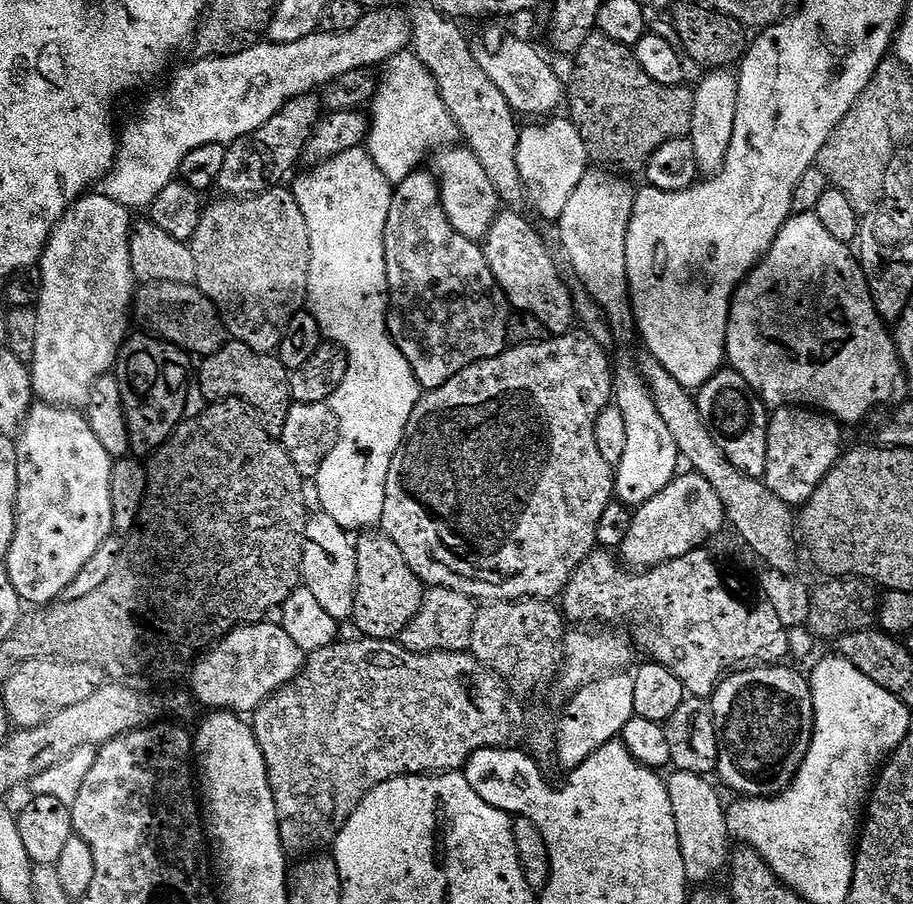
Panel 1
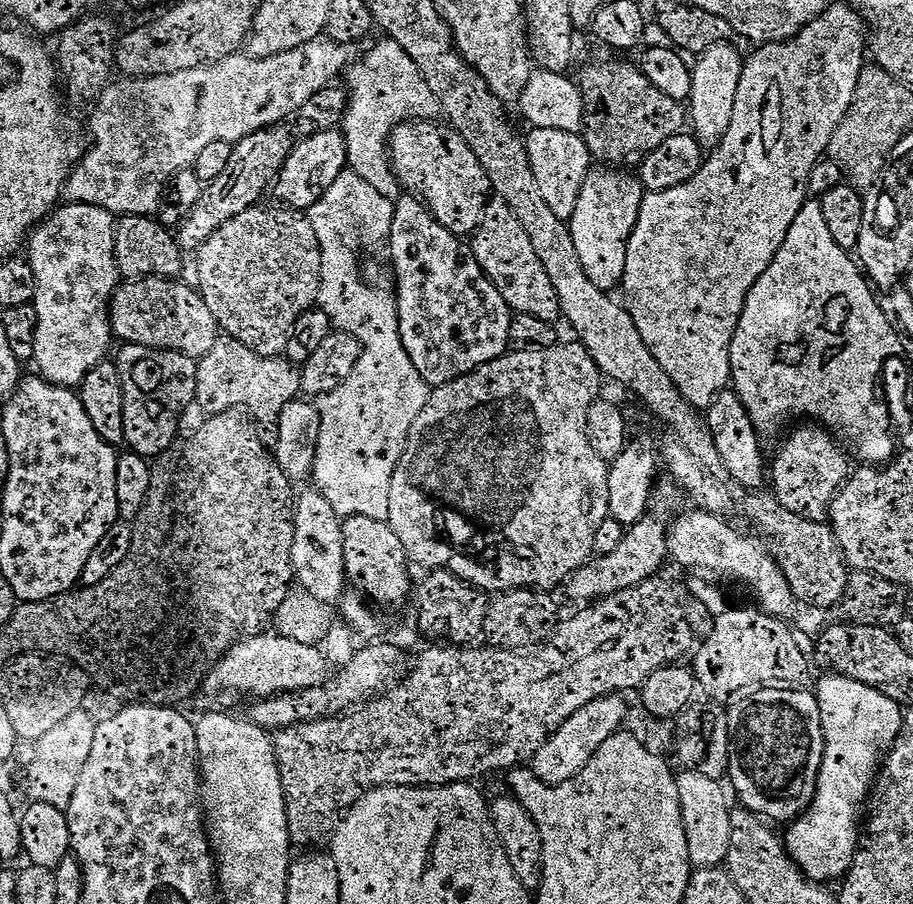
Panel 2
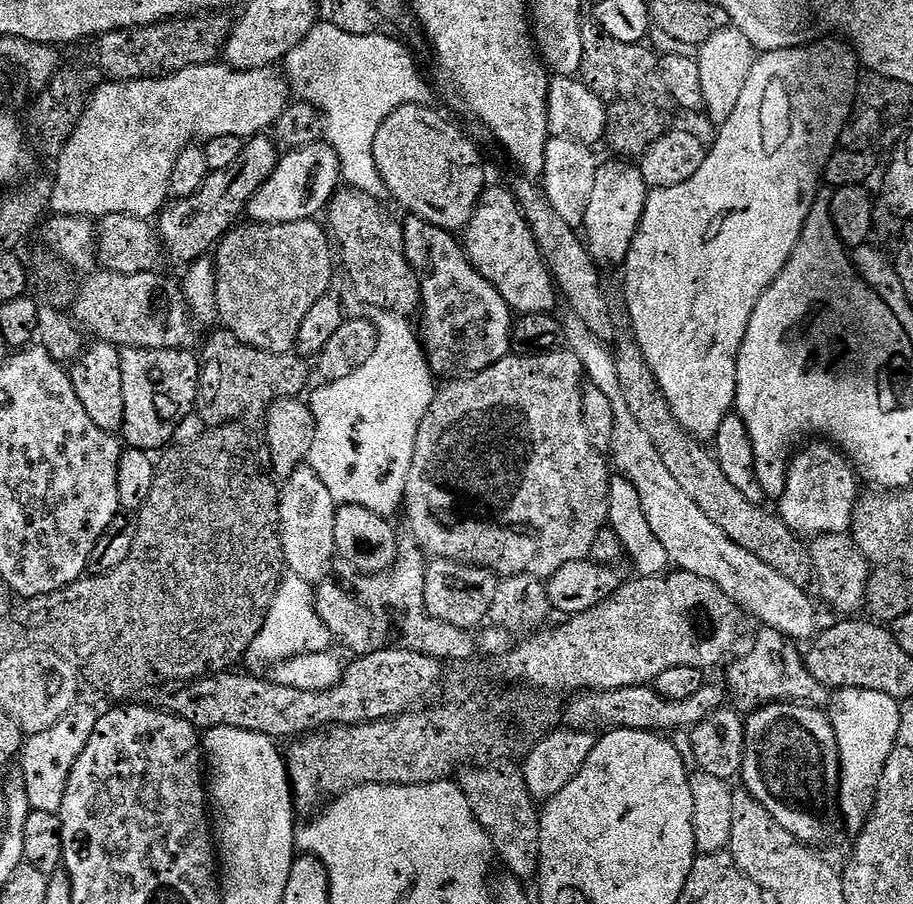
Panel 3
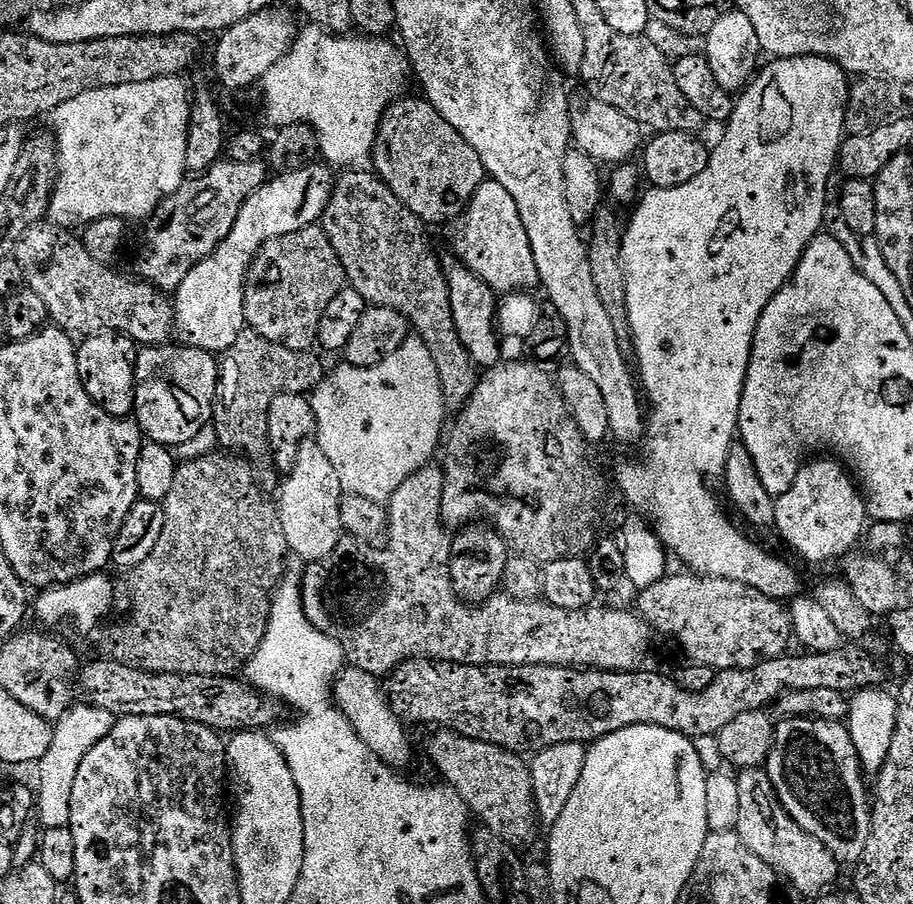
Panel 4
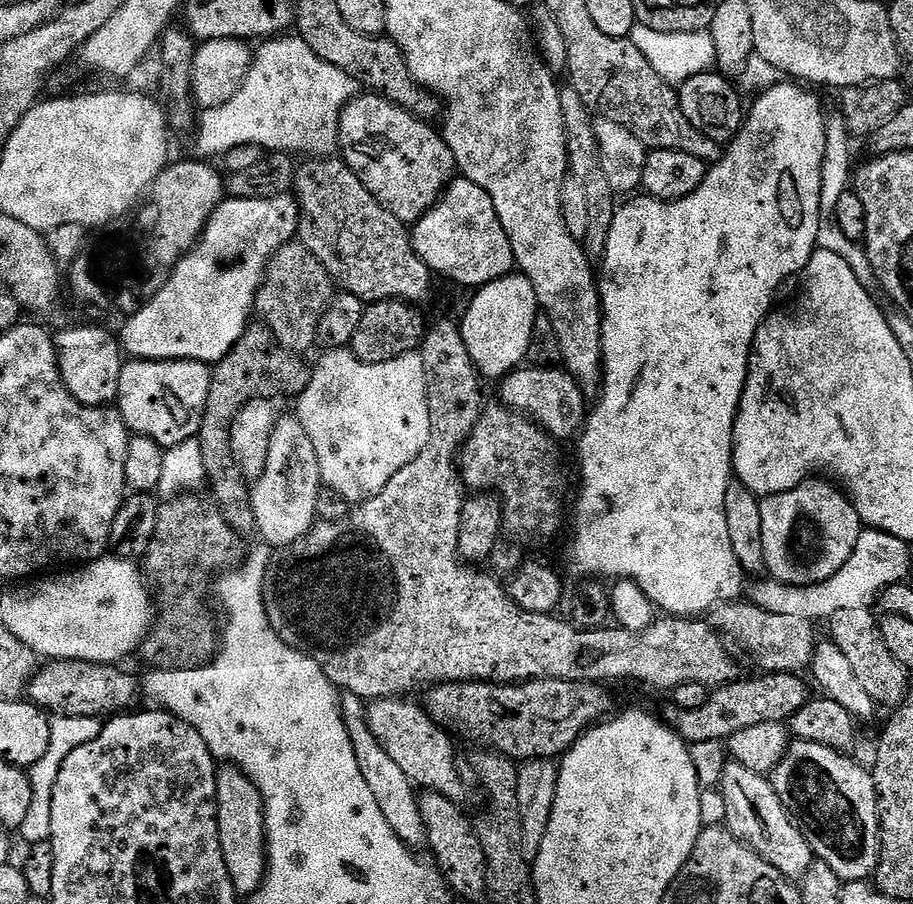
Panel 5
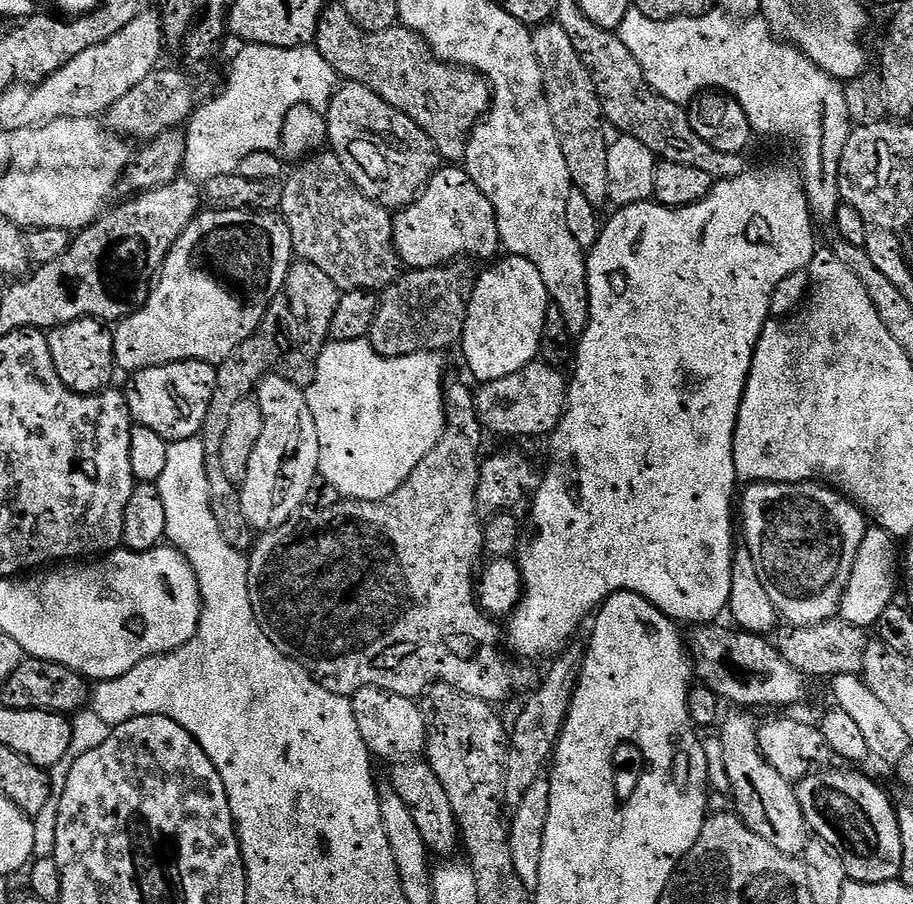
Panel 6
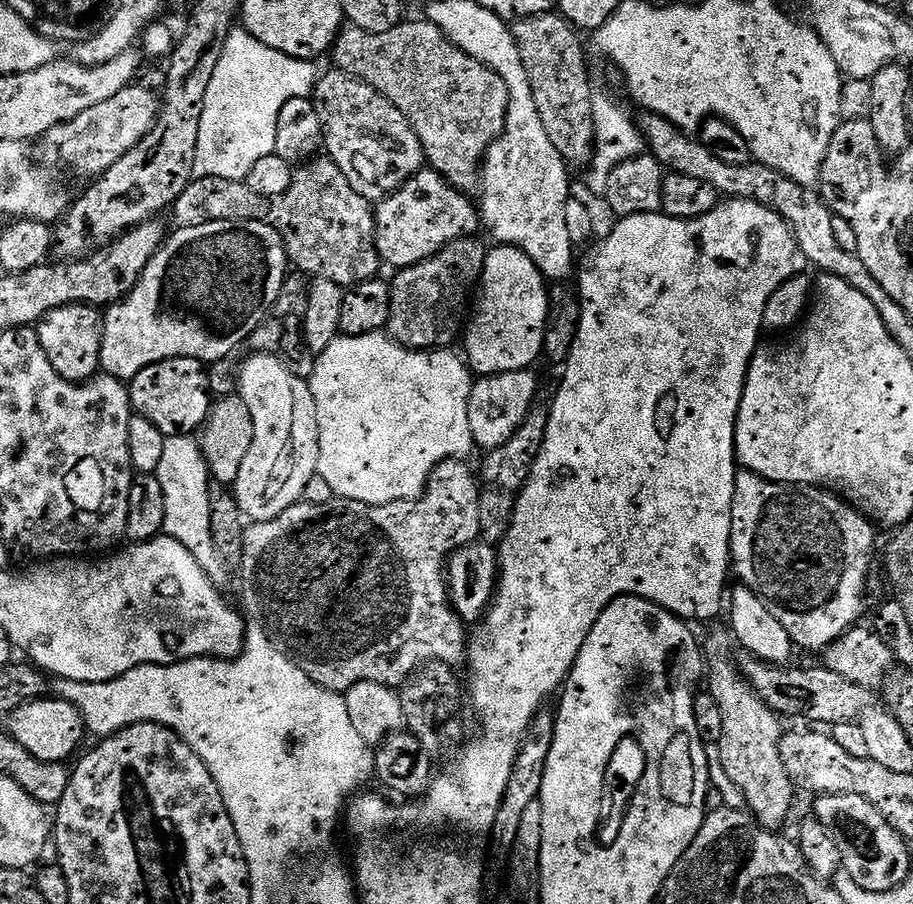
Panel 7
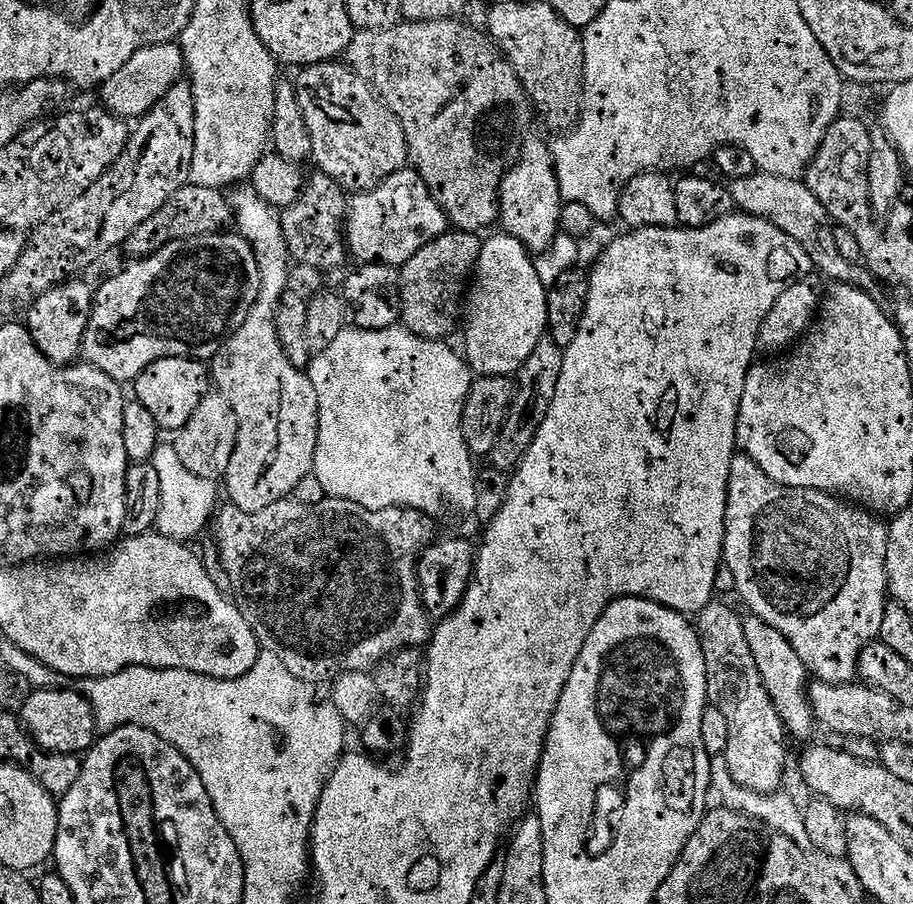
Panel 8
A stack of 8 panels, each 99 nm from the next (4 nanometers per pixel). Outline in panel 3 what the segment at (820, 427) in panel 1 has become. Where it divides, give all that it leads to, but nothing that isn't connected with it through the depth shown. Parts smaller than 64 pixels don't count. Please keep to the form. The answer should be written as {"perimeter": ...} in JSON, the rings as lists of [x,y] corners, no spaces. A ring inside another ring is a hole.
{"perimeter":[[[824,442],[813,444],[816,444],[813,448],[797,451],[788,465],[784,494],[778,501],[778,515],[789,530],[801,538],[826,534],[842,536],[852,527],[852,514],[858,503],[858,476],[843,452]]]}

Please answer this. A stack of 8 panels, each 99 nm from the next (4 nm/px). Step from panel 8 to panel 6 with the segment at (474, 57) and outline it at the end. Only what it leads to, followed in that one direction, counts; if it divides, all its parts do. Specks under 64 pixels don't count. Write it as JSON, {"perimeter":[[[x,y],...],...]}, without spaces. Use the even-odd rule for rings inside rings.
{"perimeter":[[[338,2],[329,3],[324,11],[324,18],[316,31],[314,46],[320,51],[322,58],[330,62],[337,77],[374,90],[390,106],[394,106],[399,112],[409,116],[419,128],[426,130],[436,151],[445,161],[463,161],[473,130],[487,116],[488,109],[492,106],[492,87],[483,76],[473,72],[471,68],[457,68],[454,64],[439,60],[432,53],[430,45],[409,28],[397,26],[388,28],[385,32],[368,32],[360,28]]]}

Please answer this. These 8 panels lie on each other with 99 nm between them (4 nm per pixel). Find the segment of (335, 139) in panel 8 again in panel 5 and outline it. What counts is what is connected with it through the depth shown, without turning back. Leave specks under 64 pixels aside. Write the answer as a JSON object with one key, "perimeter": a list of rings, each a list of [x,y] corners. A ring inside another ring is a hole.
{"perimeter":[[[357,94],[344,105],[340,114],[339,151],[342,159],[356,173],[357,178],[368,185],[377,202],[389,208],[397,218],[405,222],[415,222],[444,194],[445,188],[457,175],[456,159],[443,135],[436,132],[415,112],[385,100],[379,94]]]}

